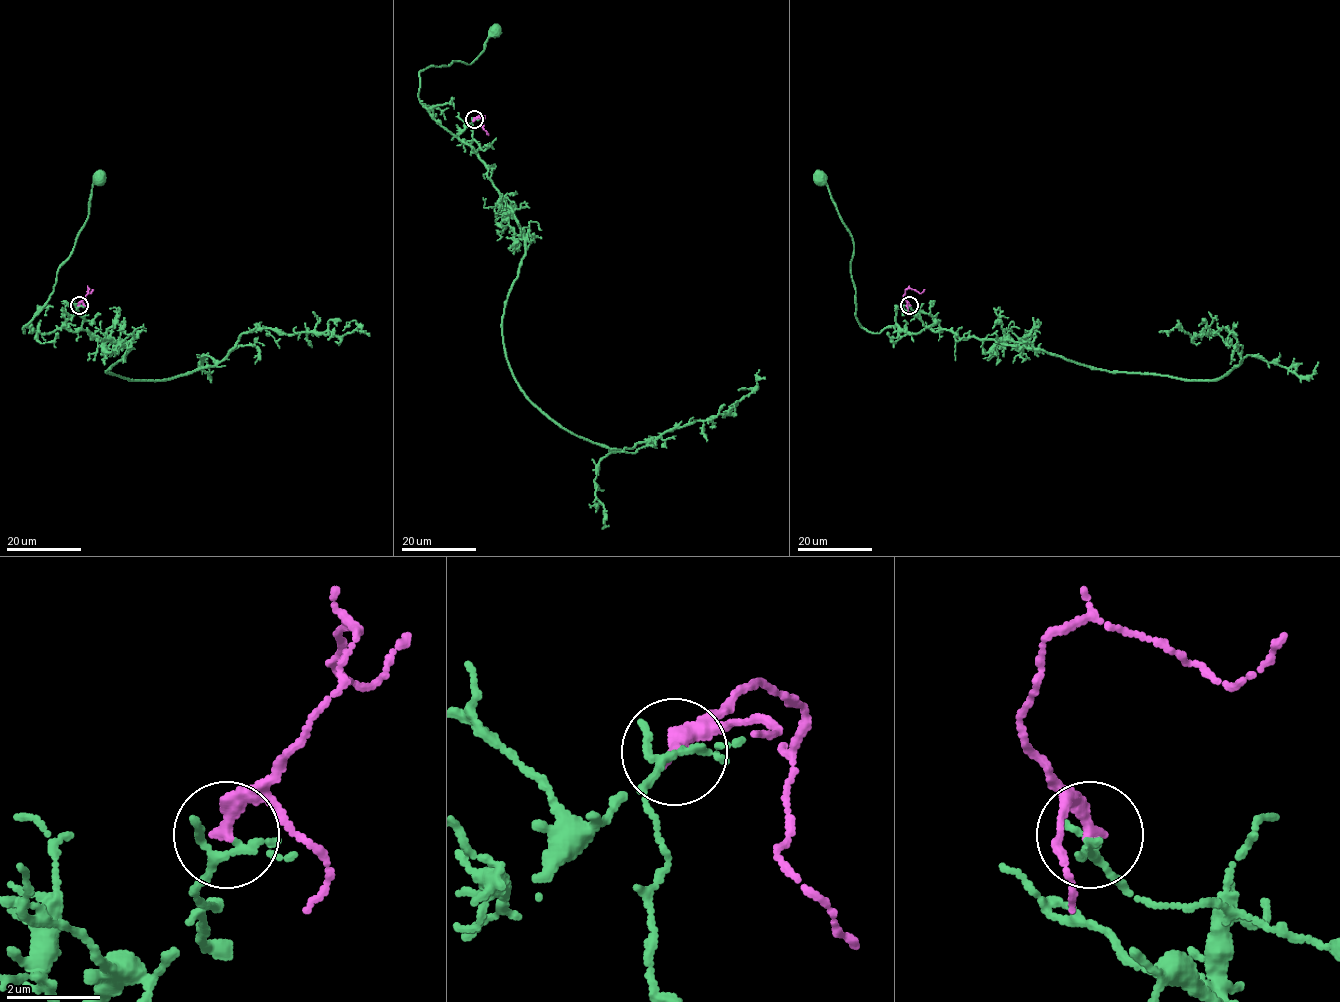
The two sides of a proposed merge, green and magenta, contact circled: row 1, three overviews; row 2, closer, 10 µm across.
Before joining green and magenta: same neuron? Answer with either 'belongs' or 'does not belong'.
does not belong

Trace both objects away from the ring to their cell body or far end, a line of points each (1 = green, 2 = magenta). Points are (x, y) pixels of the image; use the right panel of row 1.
1: (909, 305), (961, 339), (1113, 372), (1208, 381), (1237, 366), (1227, 328), (1195, 337), (1178, 320), (1180, 330)
2: (909, 305), (904, 298), (906, 289), (920, 293), (924, 289)

